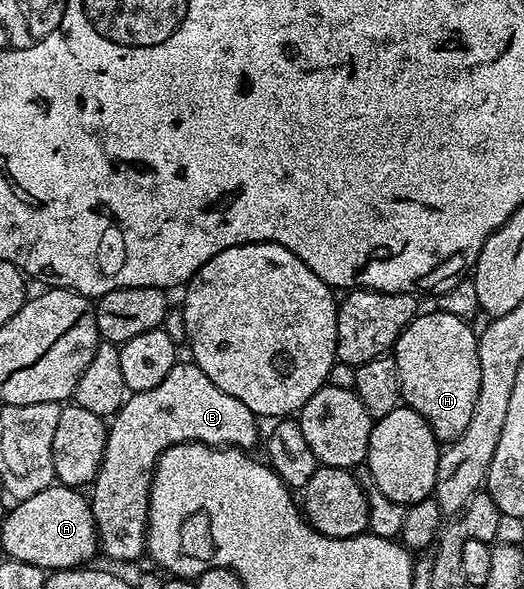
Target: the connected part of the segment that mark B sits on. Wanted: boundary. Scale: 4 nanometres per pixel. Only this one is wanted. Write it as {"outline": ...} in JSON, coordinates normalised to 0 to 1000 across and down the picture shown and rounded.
{"outline":[[[340,613],[309,654],[246,669],[233,694],[212,713],[206,747],[198,764],[198,781],[191,801],[172,827],[172,852],[183,903],[191,908],[191,935],[229,956],[244,956],[277,941],[282,925],[282,859],[290,837],[290,808],[298,805],[298,786],[317,762],[336,752],[389,752],[397,759],[454,759],[481,762],[489,752],[489,718],[492,706],[469,694],[462,681],[424,667],[393,633],[365,613]]]}

